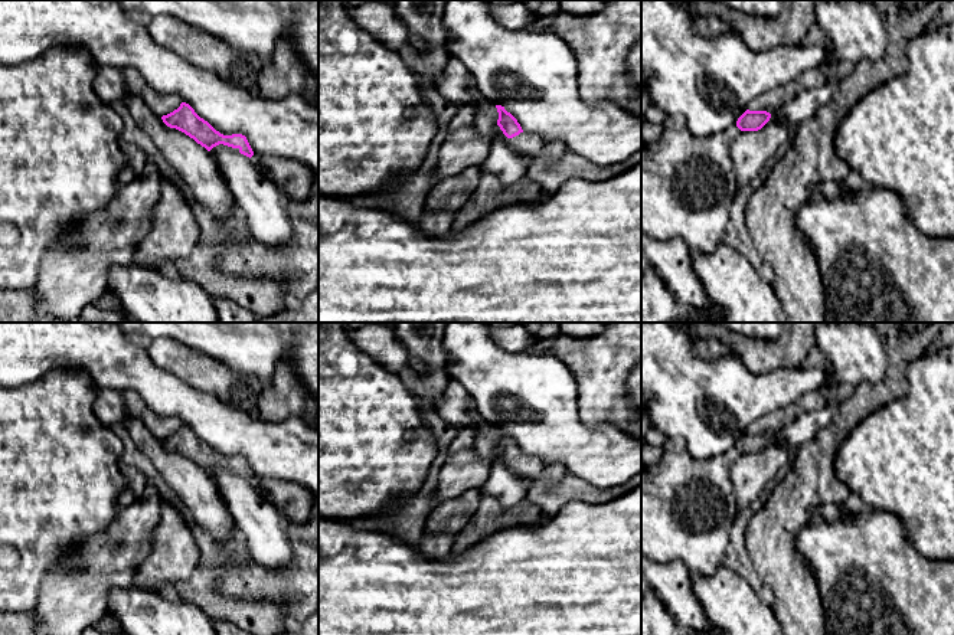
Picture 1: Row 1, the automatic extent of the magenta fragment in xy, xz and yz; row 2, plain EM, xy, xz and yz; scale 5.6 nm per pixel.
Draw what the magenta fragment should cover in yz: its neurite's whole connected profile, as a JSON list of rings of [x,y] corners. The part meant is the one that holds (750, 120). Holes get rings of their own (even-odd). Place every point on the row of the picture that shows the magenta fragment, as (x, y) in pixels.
[[[746,109],[736,121],[736,127],[741,131],[758,131],[761,130],[771,118],[771,114],[767,111],[749,111]]]

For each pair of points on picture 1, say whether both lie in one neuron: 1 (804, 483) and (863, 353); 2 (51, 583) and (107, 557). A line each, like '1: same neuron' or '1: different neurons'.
1: different neurons
2: same neuron

